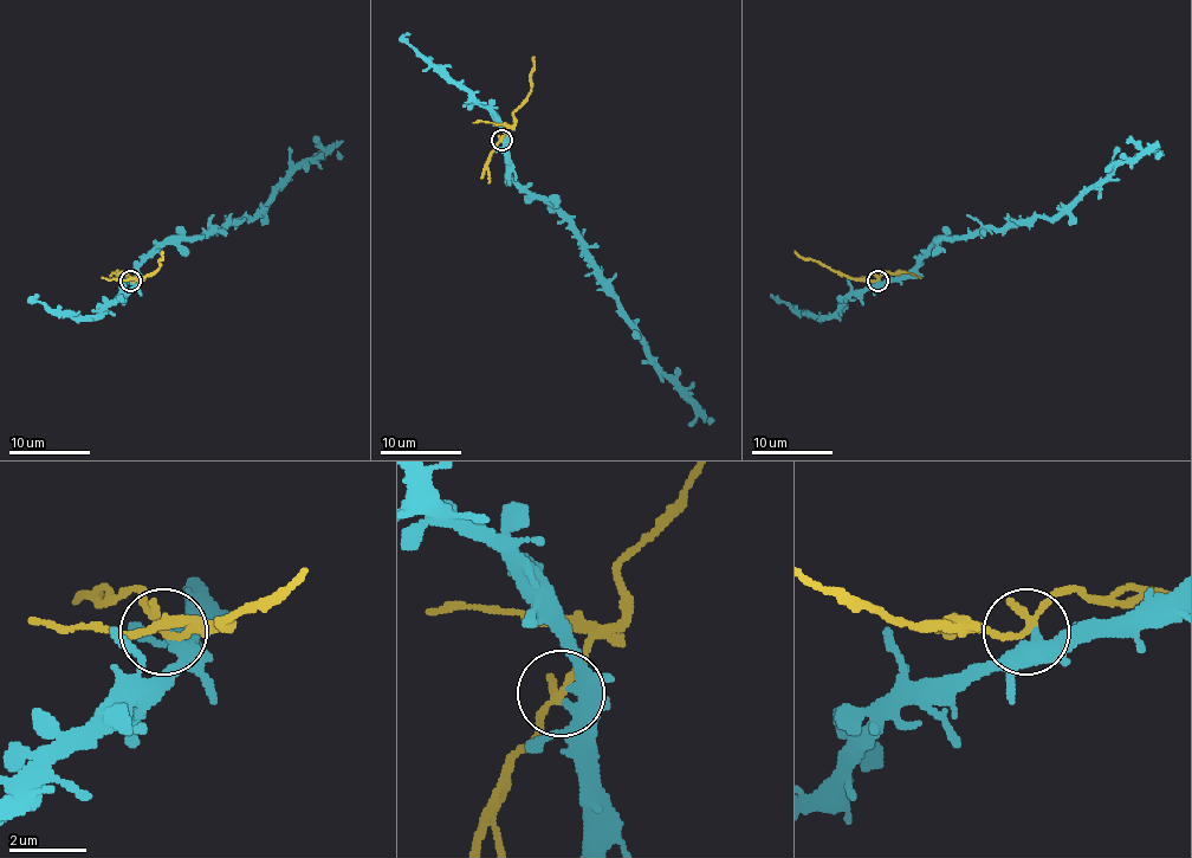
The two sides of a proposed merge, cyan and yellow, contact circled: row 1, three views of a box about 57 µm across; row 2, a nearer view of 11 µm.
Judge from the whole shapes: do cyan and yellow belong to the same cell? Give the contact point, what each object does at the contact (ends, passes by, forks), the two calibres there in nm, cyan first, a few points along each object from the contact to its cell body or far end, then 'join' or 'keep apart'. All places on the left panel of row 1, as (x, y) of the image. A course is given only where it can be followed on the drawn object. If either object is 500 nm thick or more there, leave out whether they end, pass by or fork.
(130, 281) | cyan passes by | yellow passes by | 280/190 nm | cyan via (130, 281), (161, 246), (251, 218), (304, 161), (334, 147), (339, 160) | yellow via (130, 281), (142, 278), (159, 266), (162, 250) | keep apart

